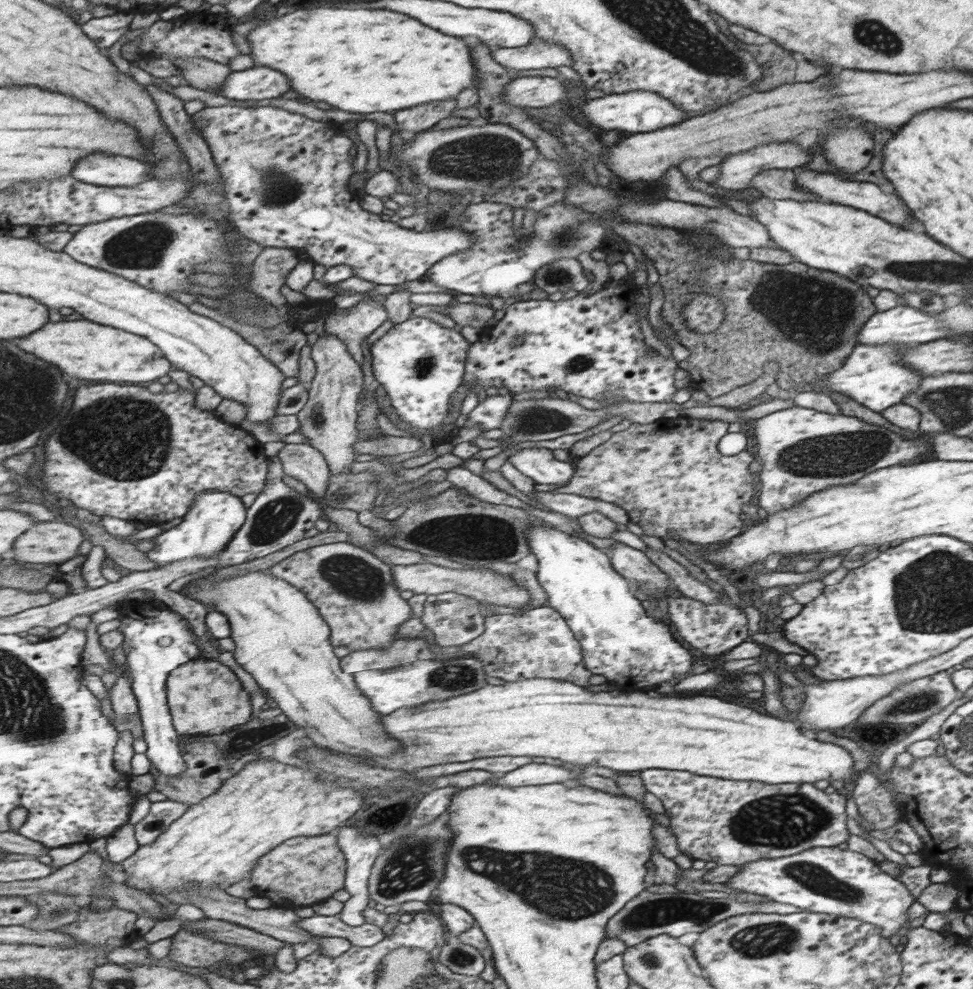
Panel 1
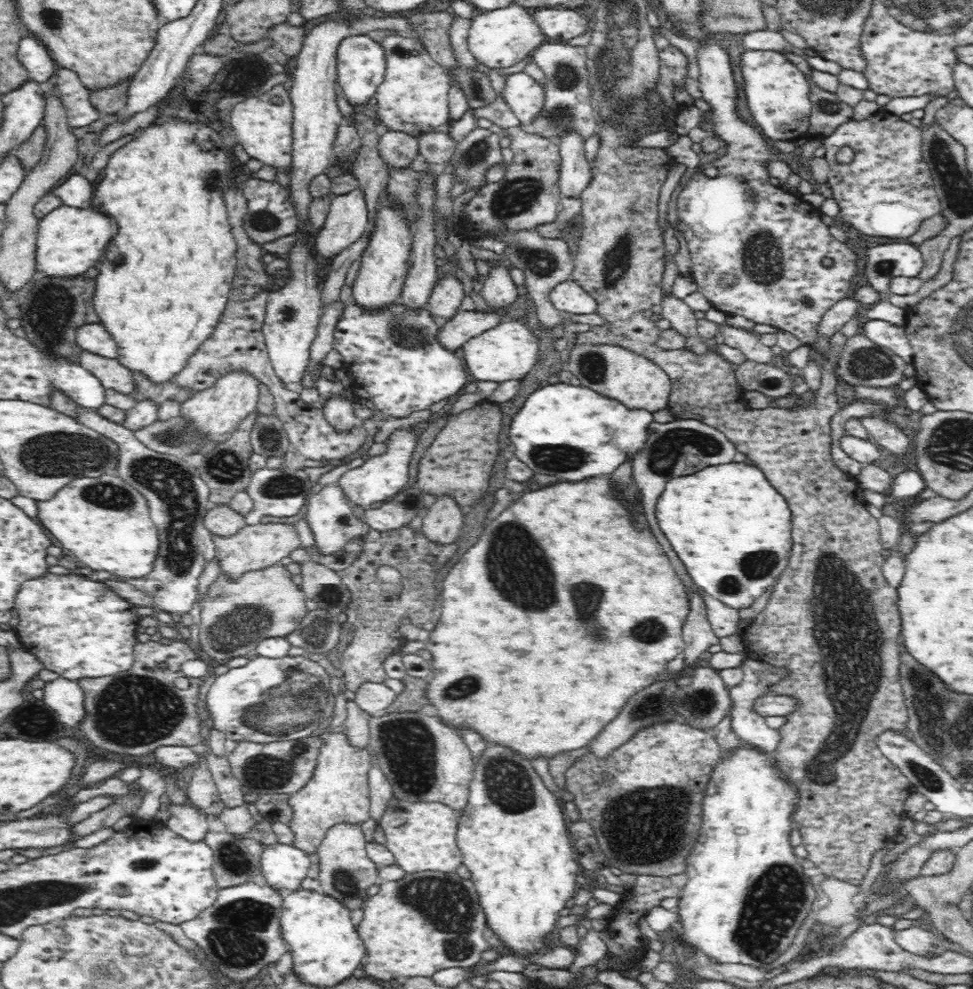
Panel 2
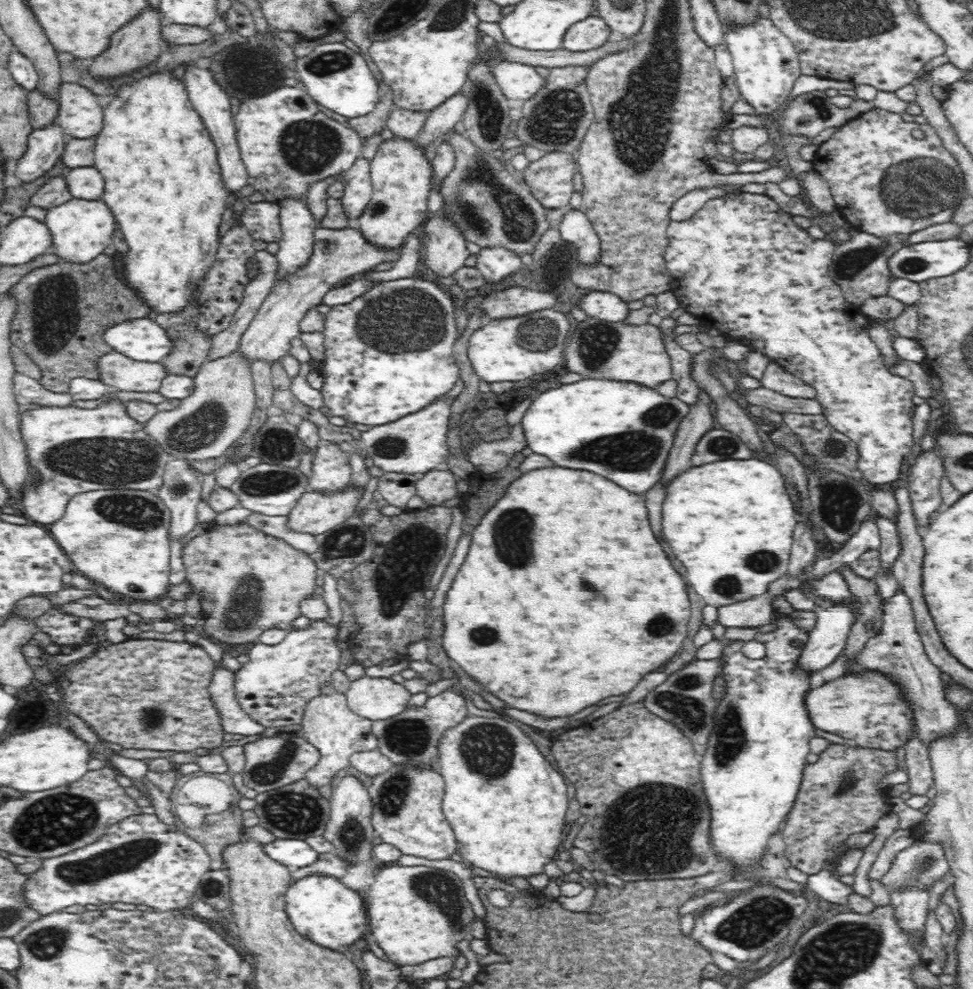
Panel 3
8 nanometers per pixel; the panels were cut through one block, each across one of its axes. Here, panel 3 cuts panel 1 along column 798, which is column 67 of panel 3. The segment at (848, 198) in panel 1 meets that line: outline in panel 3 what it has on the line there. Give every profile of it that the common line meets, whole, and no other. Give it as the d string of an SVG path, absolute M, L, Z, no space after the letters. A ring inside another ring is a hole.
M93 166L67 169L64 173L68 191L74 198L82 200L101 200L104 179L101 172Z

